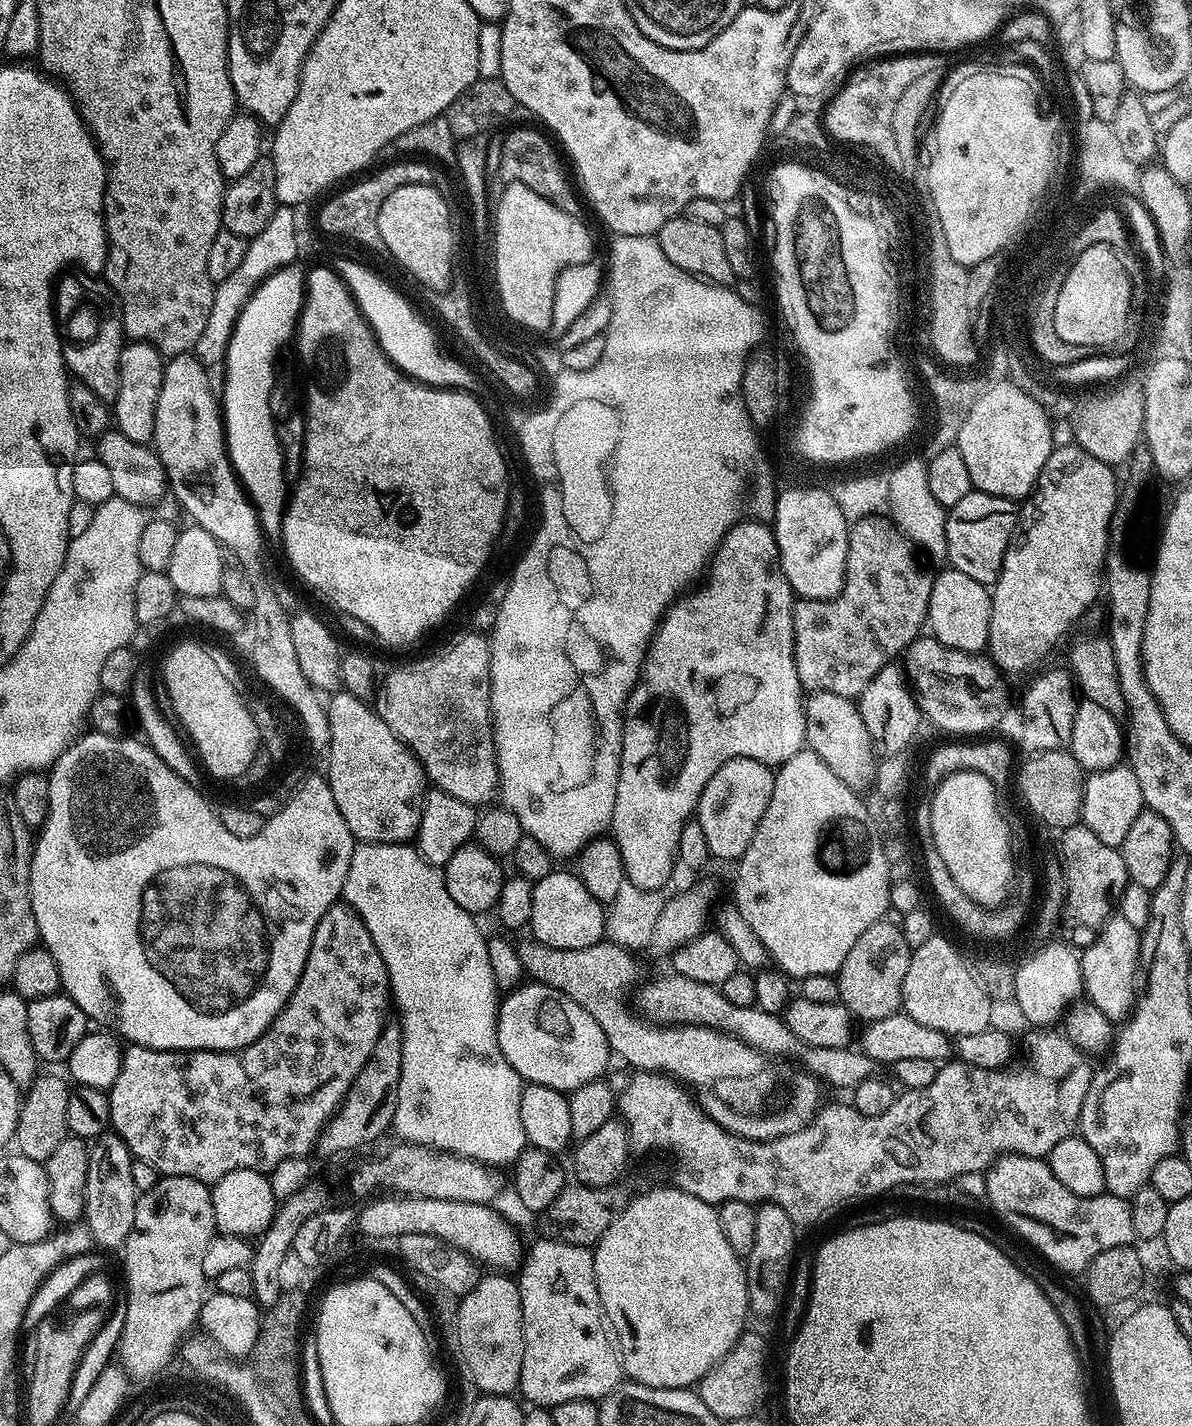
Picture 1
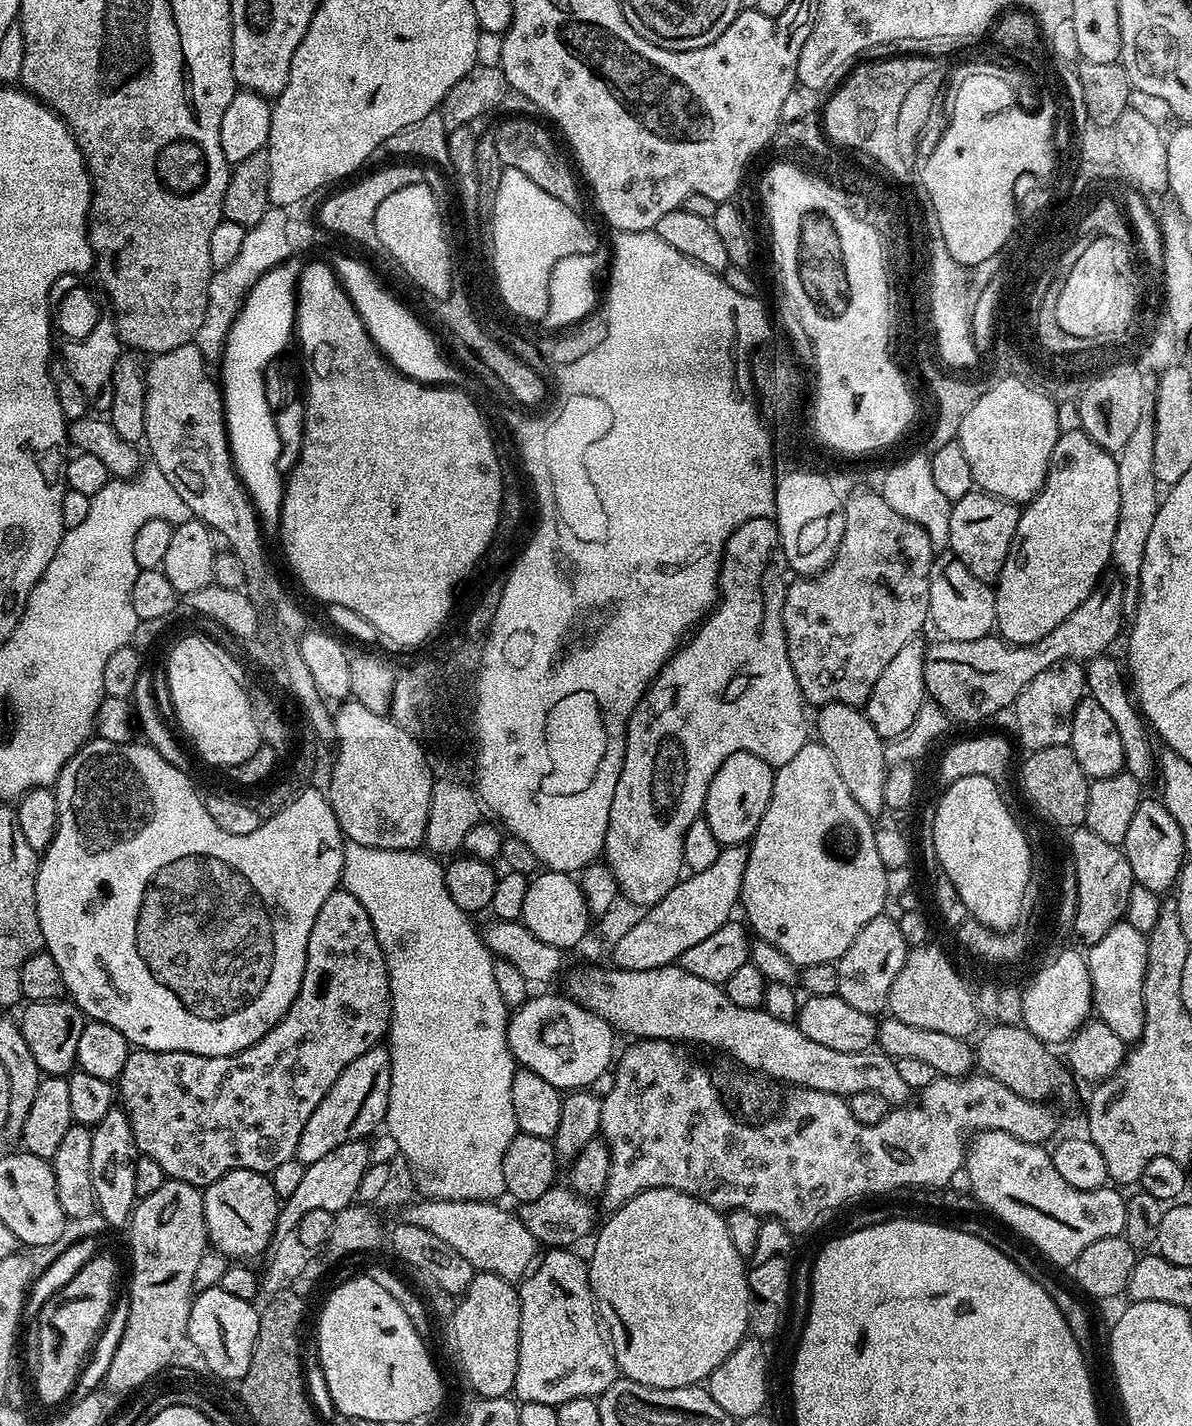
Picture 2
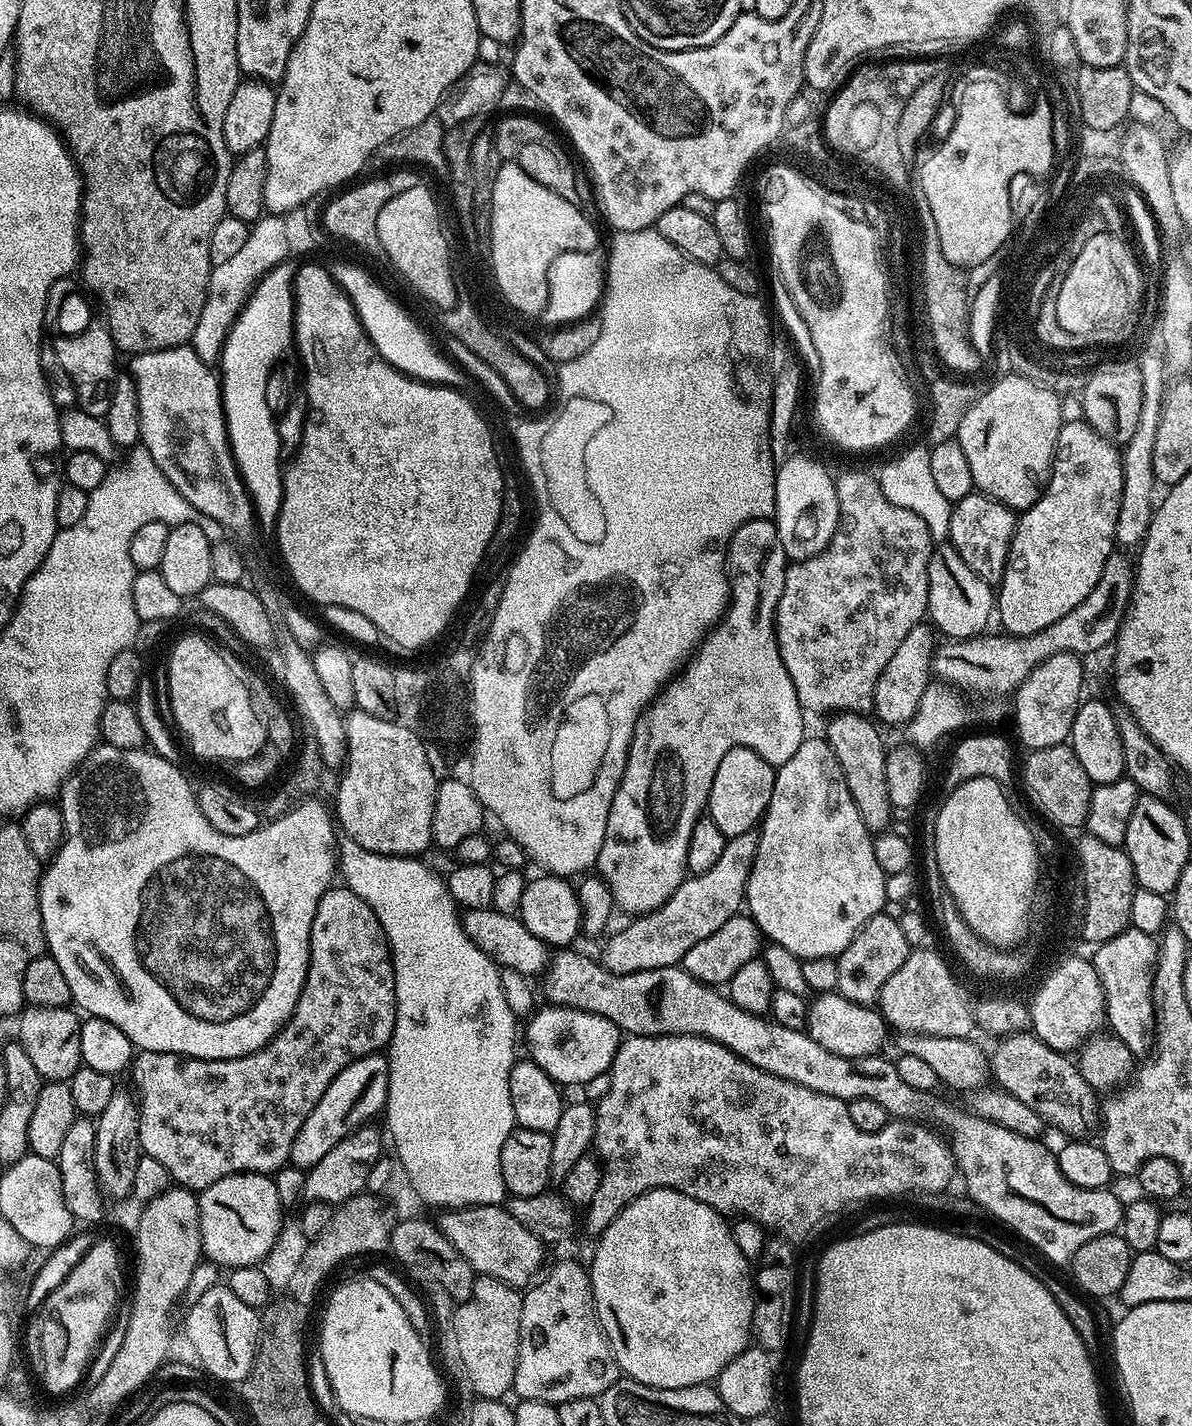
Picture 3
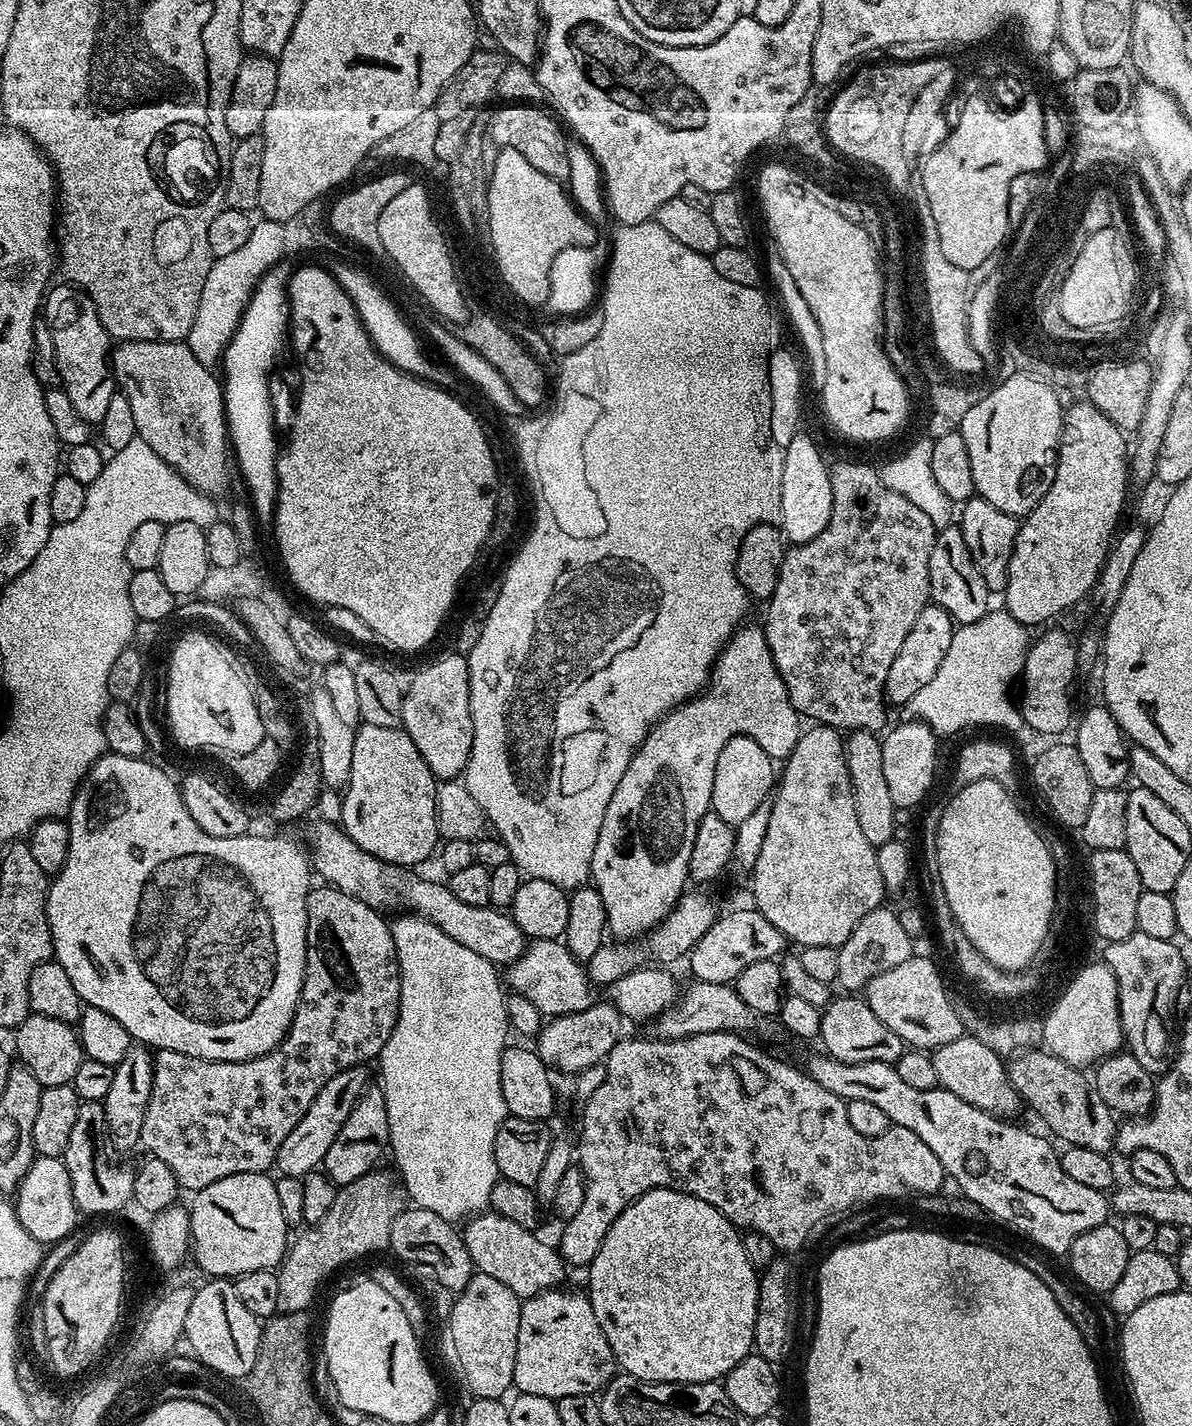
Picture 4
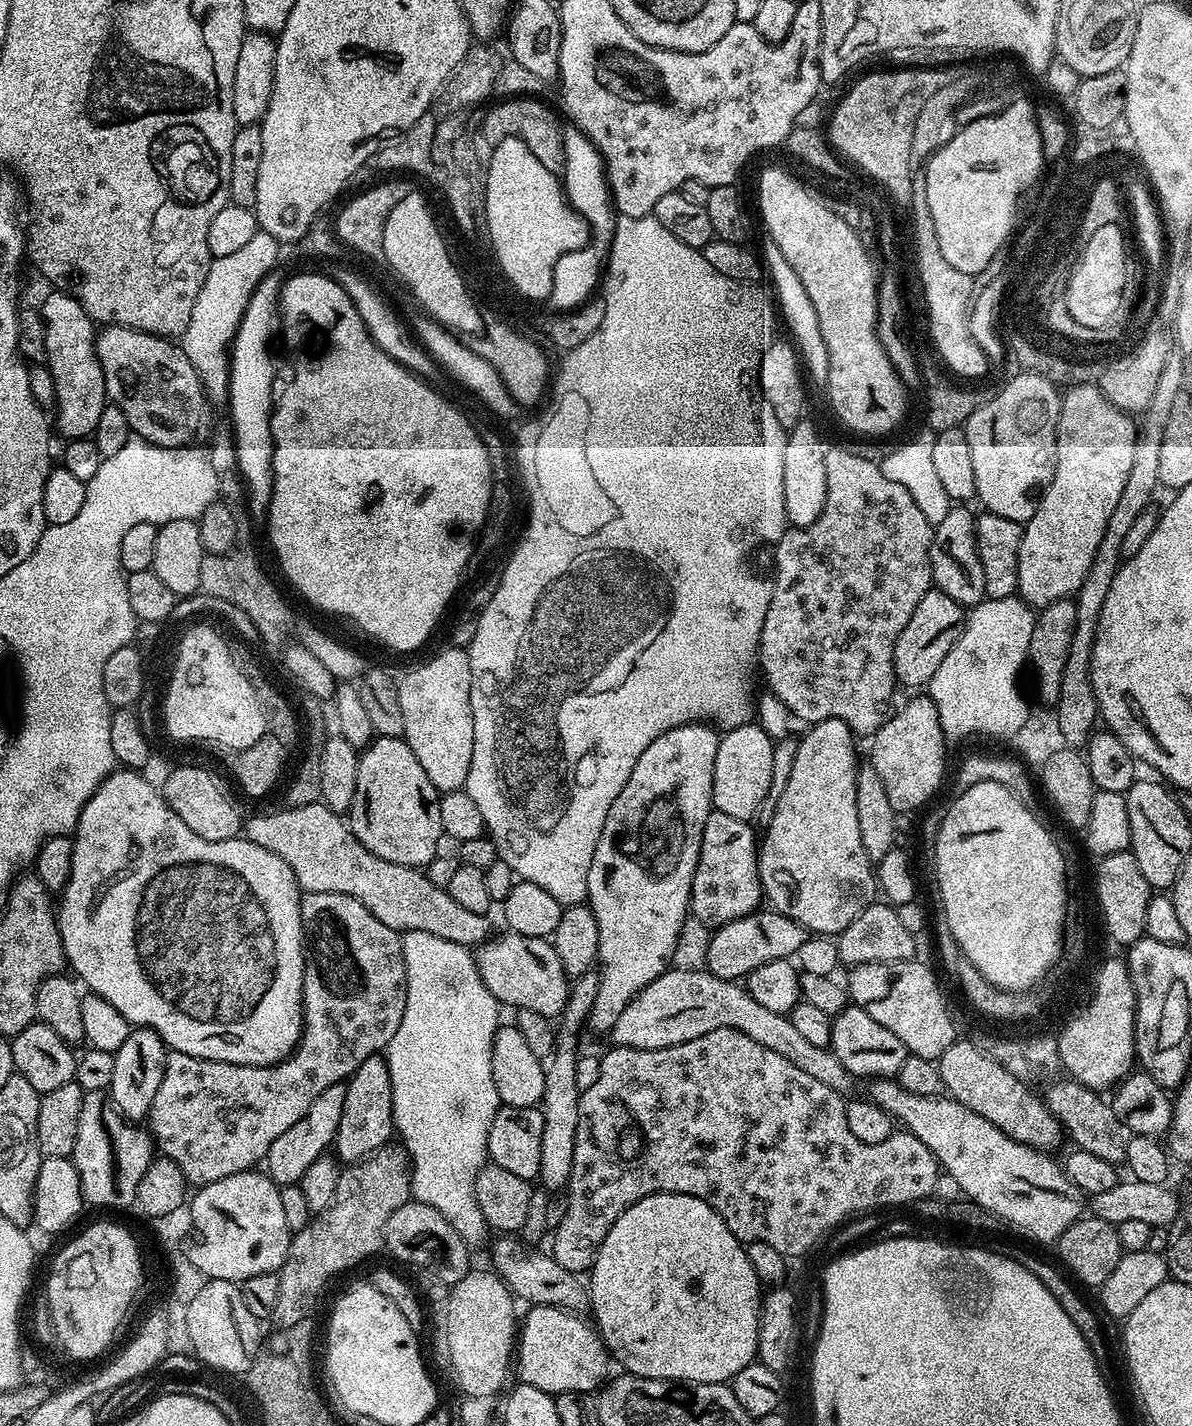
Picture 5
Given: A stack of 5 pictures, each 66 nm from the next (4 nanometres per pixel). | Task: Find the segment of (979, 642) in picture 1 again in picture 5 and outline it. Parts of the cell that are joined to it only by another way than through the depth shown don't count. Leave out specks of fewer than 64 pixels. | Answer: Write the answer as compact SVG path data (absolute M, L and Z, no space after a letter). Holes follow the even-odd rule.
M954 506L932 529L930 558L933 585L942 594L950 594L954 602L971 610L986 597L986 578L982 578L982 562L978 558L976 545L976 516L968 513L964 506Z

